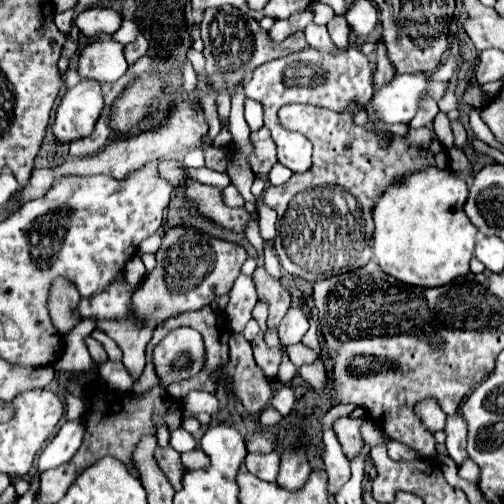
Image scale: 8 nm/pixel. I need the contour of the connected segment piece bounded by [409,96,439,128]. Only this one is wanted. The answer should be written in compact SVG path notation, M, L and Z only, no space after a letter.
M429 96L425 98L425 100L421 100L421 108L417 110L417 116L409 122L411 126L415 126L415 128L419 128L419 126L425 126L427 122L431 122L433 118L435 118L435 114L439 112L439 108L437 108L437 102L435 100L429 100Z

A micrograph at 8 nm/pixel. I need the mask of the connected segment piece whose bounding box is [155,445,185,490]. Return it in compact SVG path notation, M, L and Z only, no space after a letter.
M158 445L155 458L157 458L157 464L161 466L161 470L165 472L165 476L169 476L173 488L179 490L181 488L181 476L185 474L185 468L181 466L179 454L173 448L163 448Z

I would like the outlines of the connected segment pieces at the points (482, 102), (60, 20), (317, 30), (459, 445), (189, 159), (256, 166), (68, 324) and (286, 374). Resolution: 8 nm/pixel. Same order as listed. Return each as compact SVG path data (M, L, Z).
M471 83L463 94L463 101L472 108L482 108L492 99L485 94L477 83Z
M69 9L67 12L61 12L59 16L55 16L55 24L57 24L57 28L59 28L63 34L69 34L73 19L74 11L72 9Z
M317 24L307 26L307 28L305 28L305 38L307 38L307 44L309 44L311 48L325 50L325 52L337 52L337 48L333 46L333 42L331 42L325 26L317 26Z
M461 414L447 416L445 424L445 434L447 434L447 452L449 456L461 464L467 458L465 446L467 446L467 428L465 428L465 418Z
M193 148L183 156L183 164L191 166L191 168L201 168L203 166L203 150L201 148Z
M261 128L259 132L253 132L251 134L251 140L253 140L253 154L249 158L251 162L251 170L257 174L257 176L267 176L271 166L277 162L277 148L273 144L273 138L269 136L269 130L267 128Z
M55 278L49 288L49 298L47 298L47 310L51 316L51 322L57 330L67 334L79 318L73 314L73 308L79 304L79 292L69 278Z
M283 356L283 362L281 362L281 366L279 366L279 374L277 374L279 382L287 384L287 382L291 382L295 376L297 376L297 368L293 366L293 362L291 362L287 356Z

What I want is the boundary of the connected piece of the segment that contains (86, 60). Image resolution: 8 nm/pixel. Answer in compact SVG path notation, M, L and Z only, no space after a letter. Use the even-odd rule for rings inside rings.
M115 40L93 42L79 56L79 76L99 82L115 82L127 70L123 46Z

